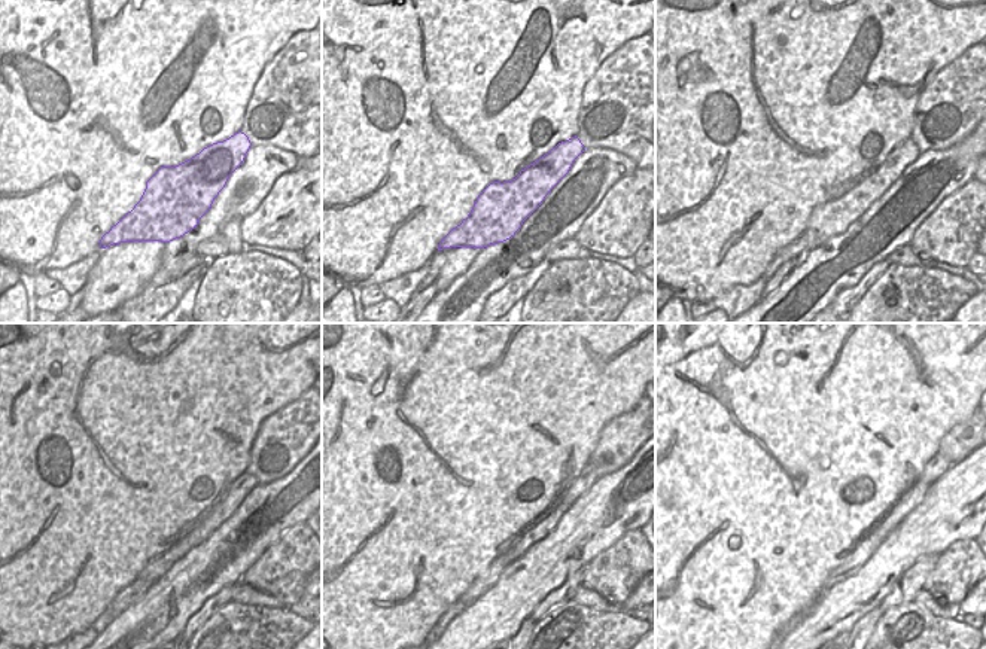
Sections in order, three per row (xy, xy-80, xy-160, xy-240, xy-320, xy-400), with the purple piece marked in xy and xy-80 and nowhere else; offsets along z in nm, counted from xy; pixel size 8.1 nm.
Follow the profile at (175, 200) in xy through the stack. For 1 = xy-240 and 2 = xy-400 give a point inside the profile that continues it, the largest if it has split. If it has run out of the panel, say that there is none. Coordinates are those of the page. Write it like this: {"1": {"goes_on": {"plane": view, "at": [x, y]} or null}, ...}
{"1": {"goes_on": {"plane": "xy-240", "at": [239, 490]}}, "2": {"goes_on": {"plane": "xy-400", "at": [936, 466]}}}

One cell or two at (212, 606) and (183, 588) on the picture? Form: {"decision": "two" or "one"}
{"decision": "two"}

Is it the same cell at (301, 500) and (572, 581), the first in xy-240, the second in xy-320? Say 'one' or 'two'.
two

